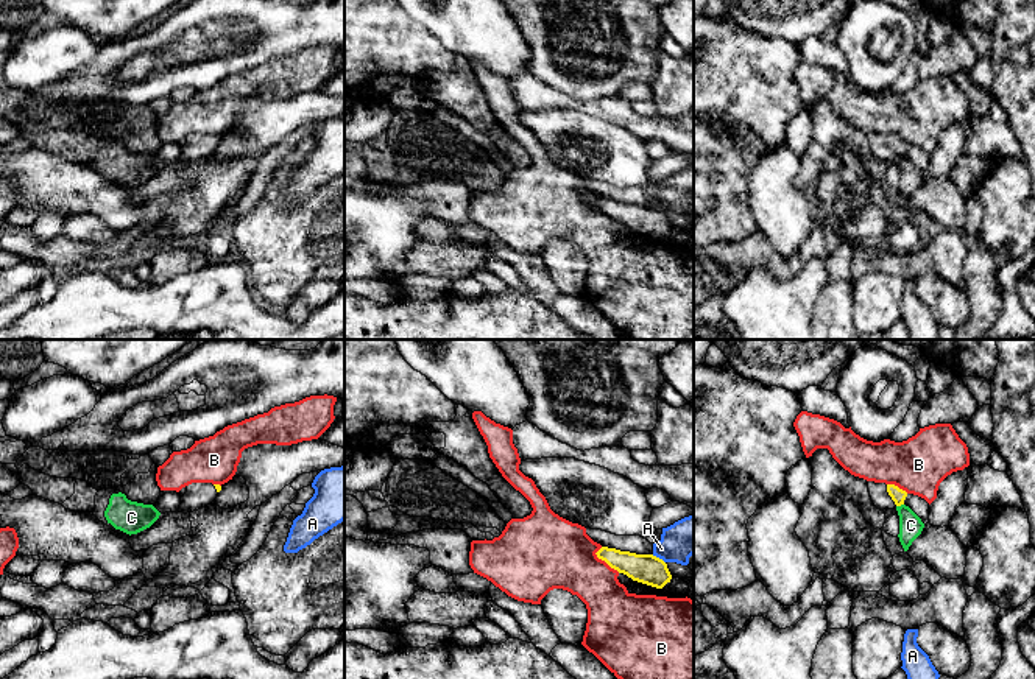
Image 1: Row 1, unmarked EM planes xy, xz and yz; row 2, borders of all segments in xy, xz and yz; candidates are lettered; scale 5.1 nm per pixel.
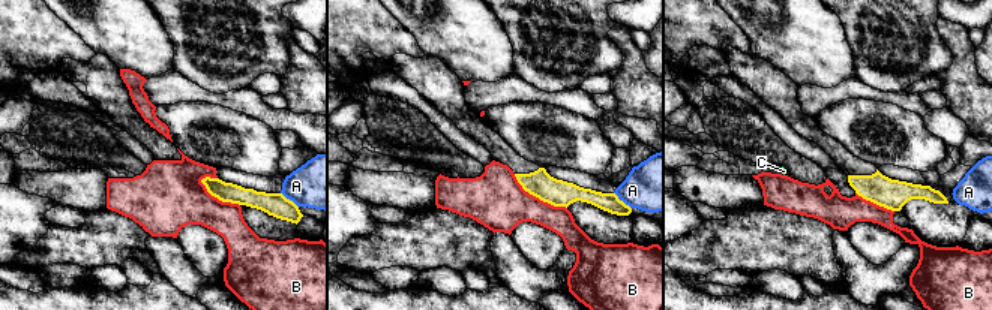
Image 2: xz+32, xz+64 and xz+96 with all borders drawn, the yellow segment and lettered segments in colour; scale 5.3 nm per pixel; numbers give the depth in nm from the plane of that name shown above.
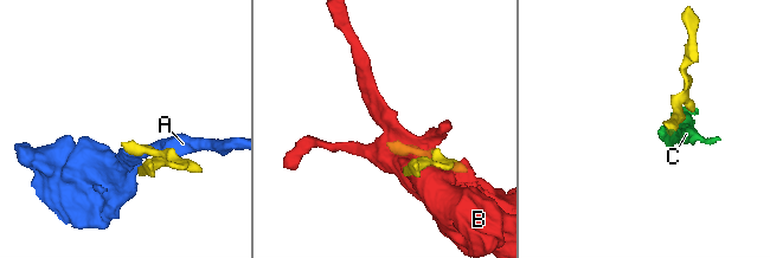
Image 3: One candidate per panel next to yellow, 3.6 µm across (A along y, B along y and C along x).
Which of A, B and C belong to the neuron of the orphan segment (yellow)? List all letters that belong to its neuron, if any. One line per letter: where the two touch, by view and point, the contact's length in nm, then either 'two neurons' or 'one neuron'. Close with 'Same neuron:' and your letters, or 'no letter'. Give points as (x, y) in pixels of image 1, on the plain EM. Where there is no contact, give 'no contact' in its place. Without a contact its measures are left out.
A: xz (658, 209) | 80 nm | two neurons
B: xz (604, 211) | 170 nm | two neurons
C: yz (900, 156) | 40 nm | two neurons
Same neuron: no letter

